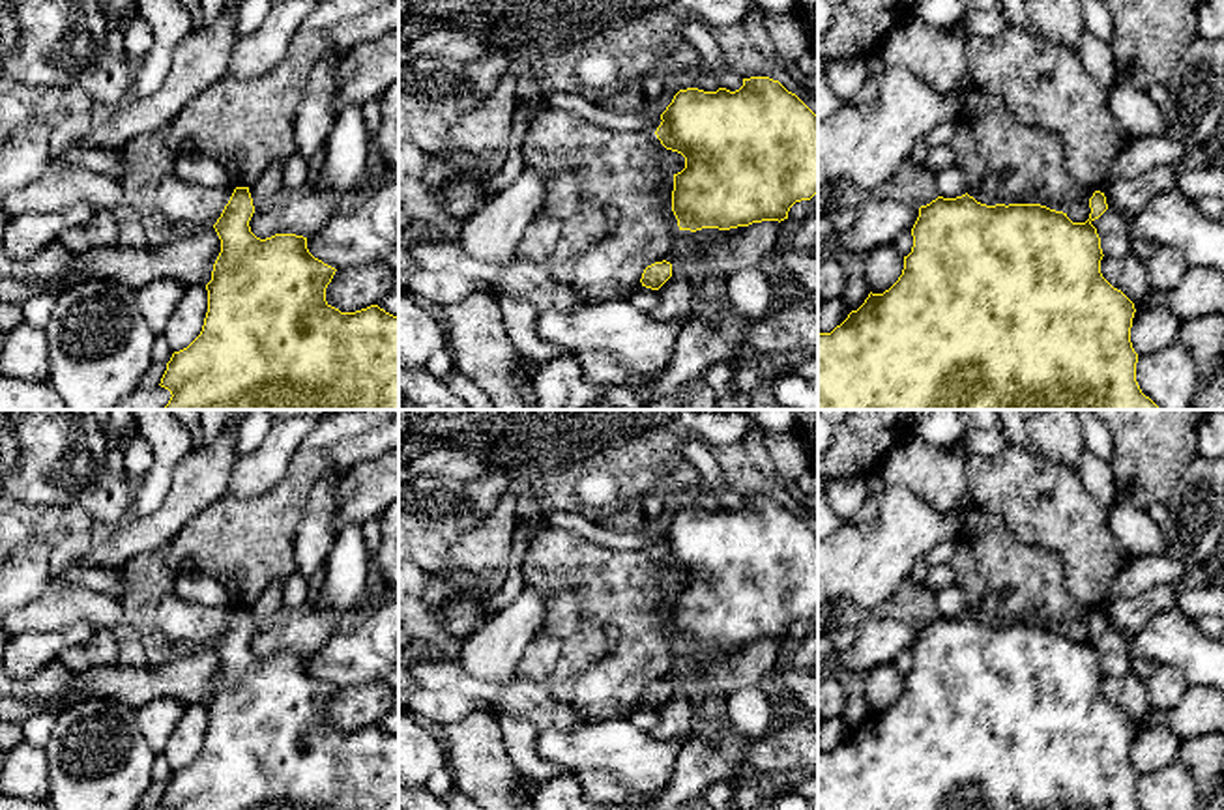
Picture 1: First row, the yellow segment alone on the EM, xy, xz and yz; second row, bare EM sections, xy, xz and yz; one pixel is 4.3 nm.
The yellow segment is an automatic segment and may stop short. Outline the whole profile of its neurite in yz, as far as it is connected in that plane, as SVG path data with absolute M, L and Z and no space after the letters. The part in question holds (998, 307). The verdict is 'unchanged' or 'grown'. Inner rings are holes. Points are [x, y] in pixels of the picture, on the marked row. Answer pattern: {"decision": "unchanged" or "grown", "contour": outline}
{"decision": "unchanged", "contour": "M1095 191L1089 208L1086 223L1072 223L1067 213L1041 204L986 206L968 193L956 198L938 196L921 206L911 228L913 247L904 256L898 281L883 294L870 292L831 333L818 333L818 410L1160 410L1136 382L1138 354L1130 342L1134 303L1100 273L1104 254L1091 223L1108 210L1104 193Z"}

